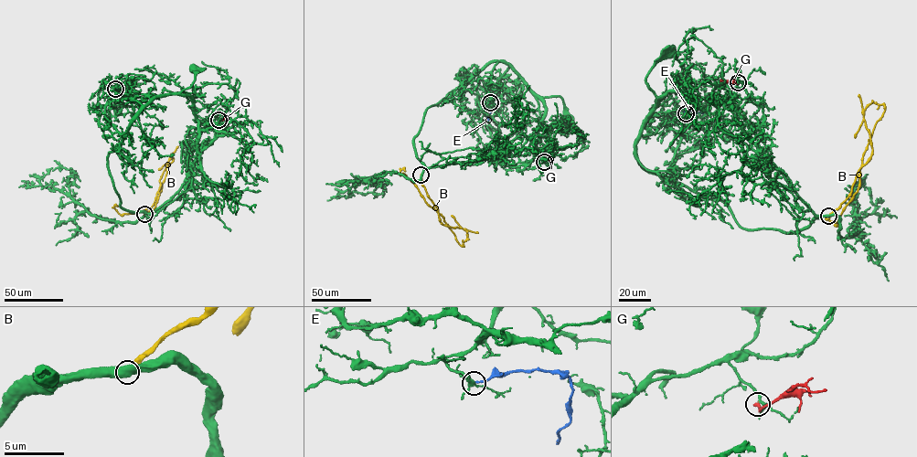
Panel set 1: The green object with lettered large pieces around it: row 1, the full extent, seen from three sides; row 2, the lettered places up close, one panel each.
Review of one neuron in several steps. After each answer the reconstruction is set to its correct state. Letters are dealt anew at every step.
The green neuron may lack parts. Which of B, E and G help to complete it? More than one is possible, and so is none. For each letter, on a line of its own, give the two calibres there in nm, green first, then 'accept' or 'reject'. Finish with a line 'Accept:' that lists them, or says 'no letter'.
B: 550 nm thick on the green side, 480 nm on the other; reject
E: 240 nm thick on the green side, 150 nm on the other; reject
G: 160 nm thick on the green side, 280 nm on the other; accept
Accept: G

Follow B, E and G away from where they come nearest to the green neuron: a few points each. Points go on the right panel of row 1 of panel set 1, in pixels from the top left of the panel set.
B: (828, 216), (870, 157), (864, 110), (882, 104), (859, 186), (838, 224), (829, 217)
E: (686, 113), (687, 107), (694, 112), (709, 109)
G: (738, 82), (720, 79)

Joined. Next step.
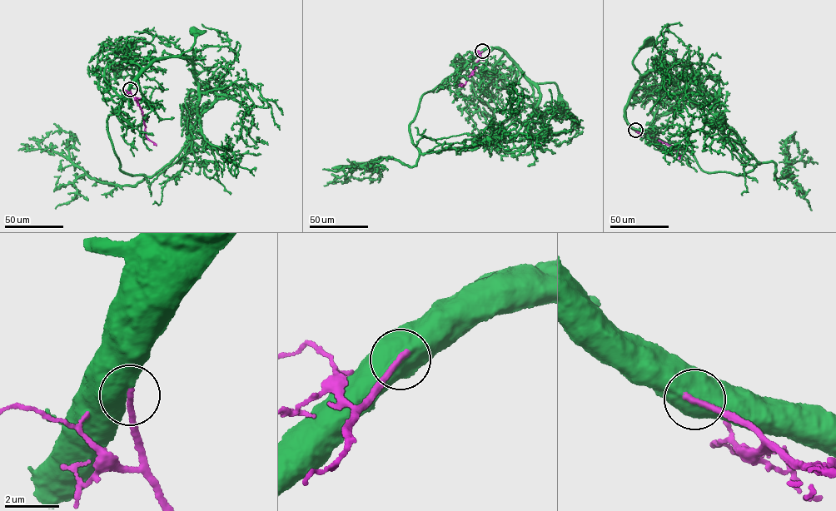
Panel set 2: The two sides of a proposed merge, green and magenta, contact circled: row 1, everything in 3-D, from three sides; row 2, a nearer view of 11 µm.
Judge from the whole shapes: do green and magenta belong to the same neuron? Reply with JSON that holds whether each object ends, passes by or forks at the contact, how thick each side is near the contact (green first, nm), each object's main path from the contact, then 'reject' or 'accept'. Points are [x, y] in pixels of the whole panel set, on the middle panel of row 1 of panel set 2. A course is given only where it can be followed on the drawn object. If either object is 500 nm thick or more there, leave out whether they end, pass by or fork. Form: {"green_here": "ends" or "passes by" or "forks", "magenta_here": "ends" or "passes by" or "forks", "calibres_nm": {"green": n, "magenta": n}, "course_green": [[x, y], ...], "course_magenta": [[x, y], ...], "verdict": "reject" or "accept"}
{"calibres_nm": {"green": 750, "magenta": 220}, "course_green": [[482, 52], [491, 47], [501, 50], [530, 81], [555, 84], [560, 94], [559, 107], [558, 106]], "course_magenta": [[482, 52], [465, 83], [460, 84], [463, 84]], "verdict": "accept"}

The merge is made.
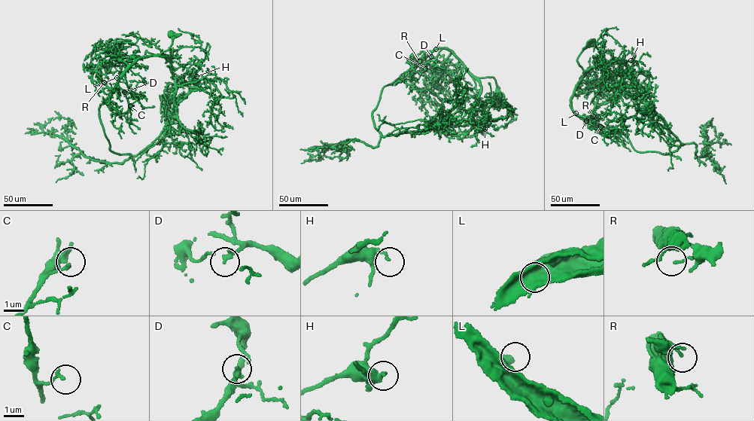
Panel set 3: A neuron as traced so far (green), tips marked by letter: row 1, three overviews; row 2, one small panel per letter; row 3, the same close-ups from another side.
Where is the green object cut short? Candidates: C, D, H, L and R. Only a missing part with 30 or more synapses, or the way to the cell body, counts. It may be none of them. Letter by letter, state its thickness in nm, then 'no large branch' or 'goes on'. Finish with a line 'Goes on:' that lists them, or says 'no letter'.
C: 140 nm | no large branch
D: 240 nm | no large branch
H: 150 nm | no large branch
L: 400 nm | goes on
R: 110 nm | goes on
Goes on: L, R

